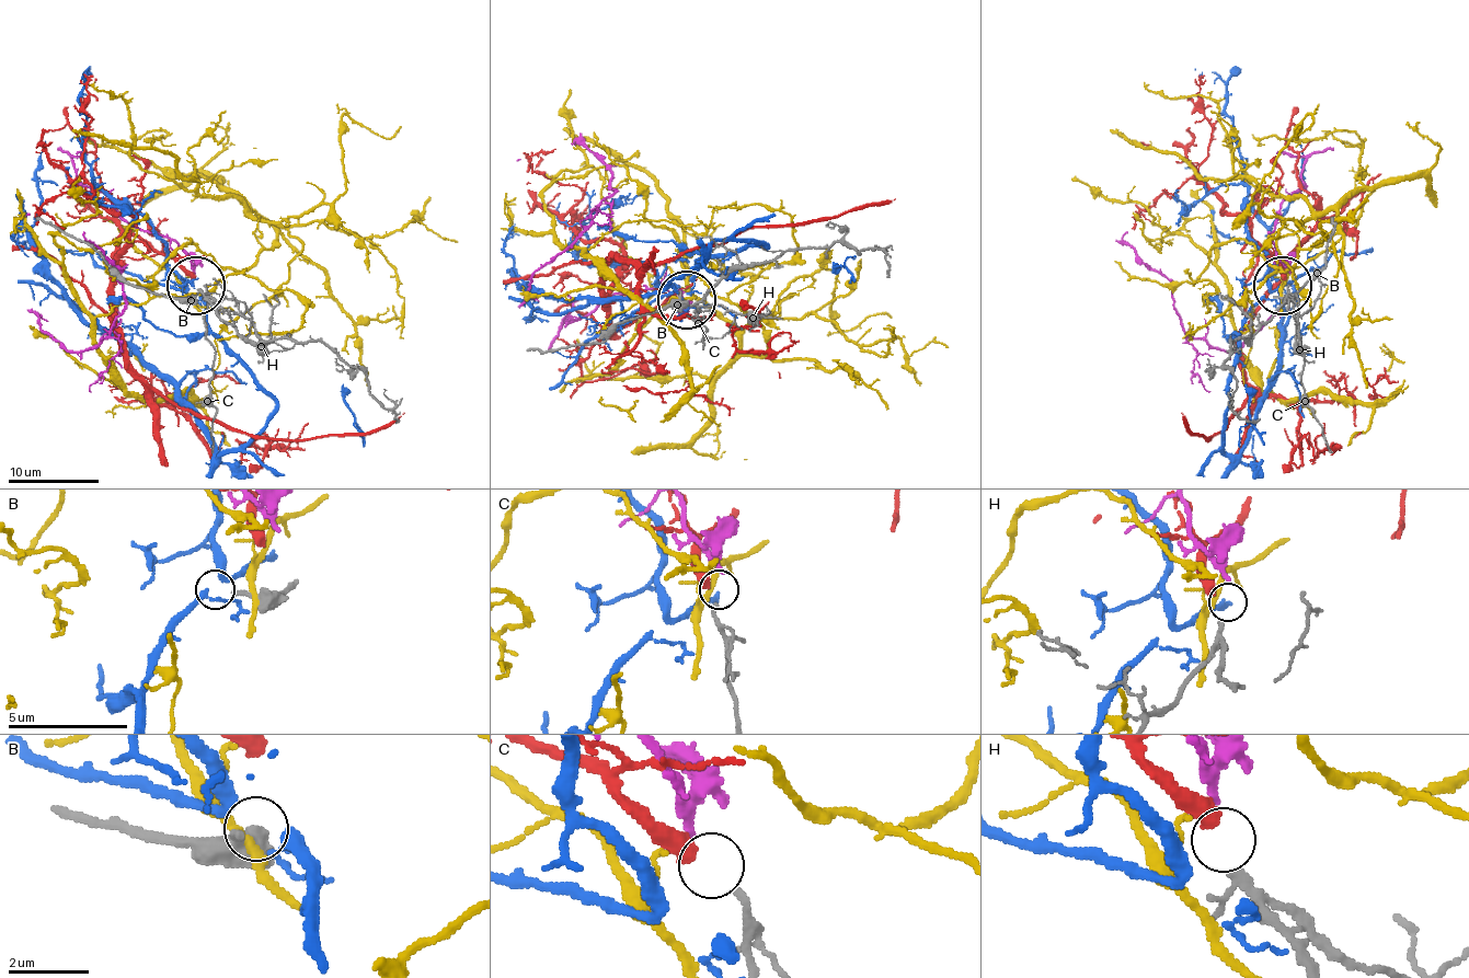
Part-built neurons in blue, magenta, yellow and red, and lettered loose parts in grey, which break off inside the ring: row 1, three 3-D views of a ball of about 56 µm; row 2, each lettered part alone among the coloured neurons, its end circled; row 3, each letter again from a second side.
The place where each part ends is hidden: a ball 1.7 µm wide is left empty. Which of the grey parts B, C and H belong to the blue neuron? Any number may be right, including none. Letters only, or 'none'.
none

